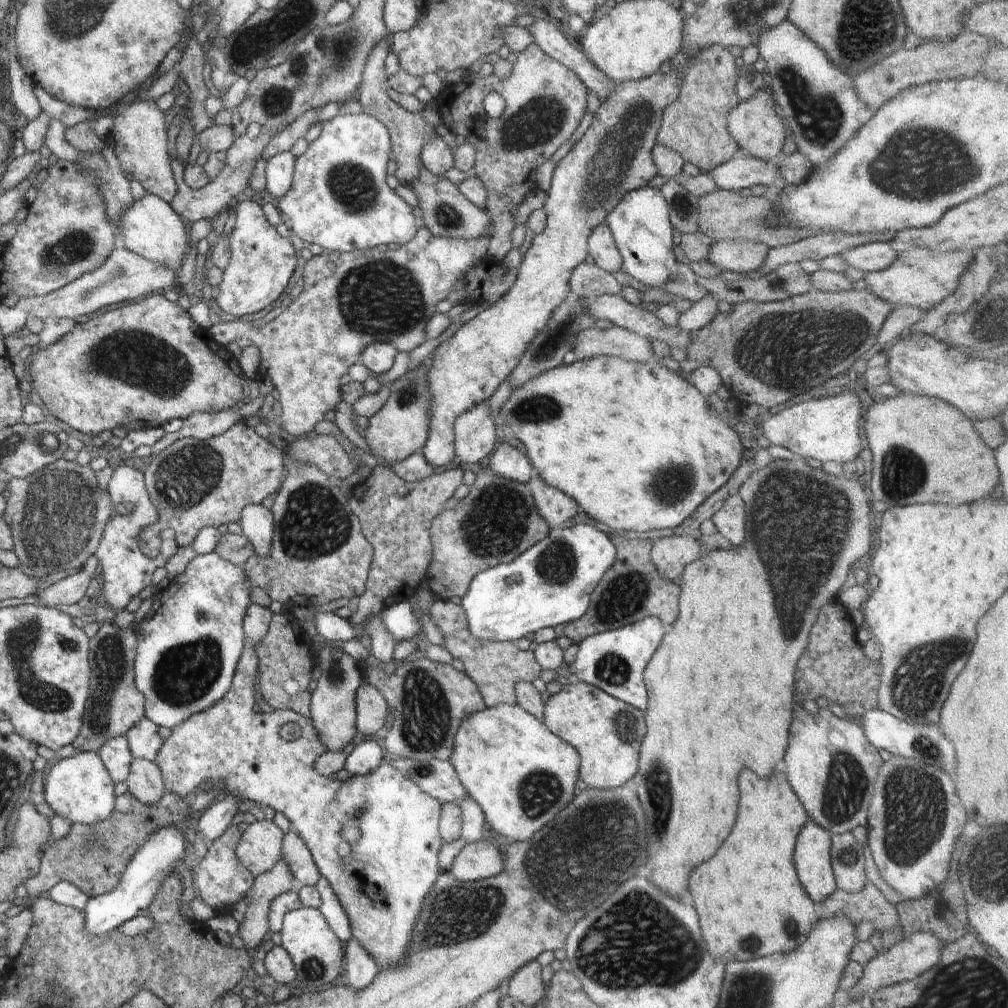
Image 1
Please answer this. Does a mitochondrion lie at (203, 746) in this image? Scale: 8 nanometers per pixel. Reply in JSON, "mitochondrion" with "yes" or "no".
{"mitochondrion":"no"}

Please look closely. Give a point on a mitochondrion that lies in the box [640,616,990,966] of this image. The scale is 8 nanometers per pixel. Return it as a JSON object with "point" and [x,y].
{"point":[915,810]}

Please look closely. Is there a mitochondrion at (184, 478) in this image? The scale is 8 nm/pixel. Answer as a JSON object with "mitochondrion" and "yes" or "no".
{"mitochondrion":"yes"}

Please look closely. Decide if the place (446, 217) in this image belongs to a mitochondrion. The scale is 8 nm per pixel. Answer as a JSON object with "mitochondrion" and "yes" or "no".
{"mitochondrion":"yes"}

